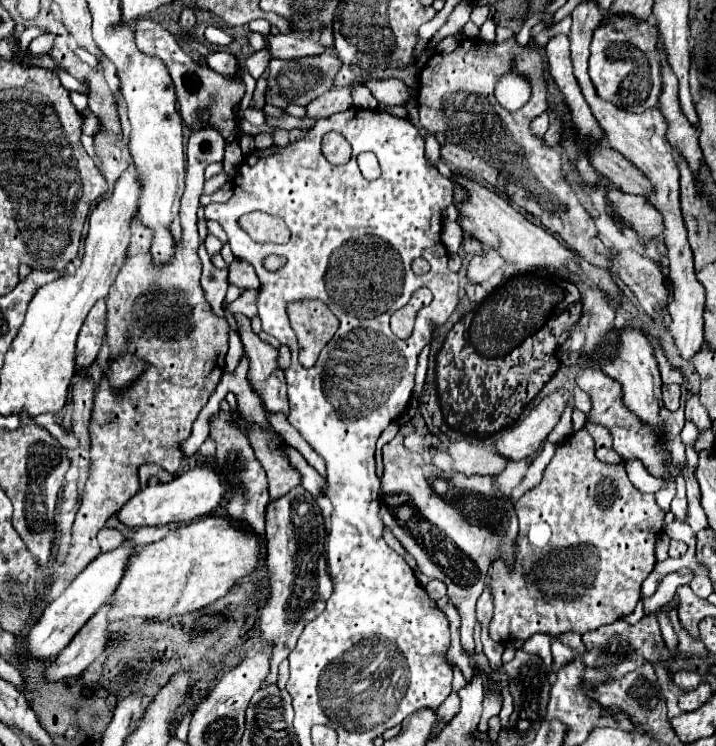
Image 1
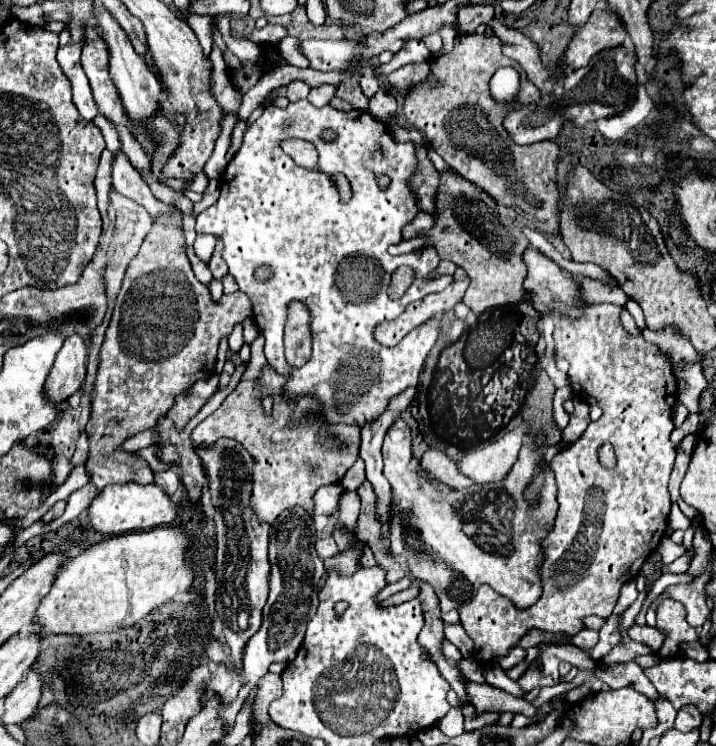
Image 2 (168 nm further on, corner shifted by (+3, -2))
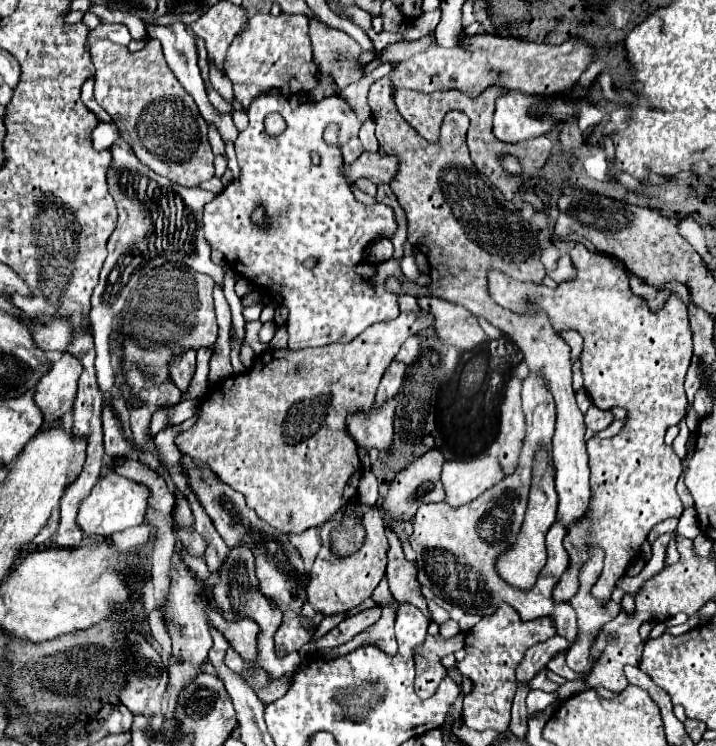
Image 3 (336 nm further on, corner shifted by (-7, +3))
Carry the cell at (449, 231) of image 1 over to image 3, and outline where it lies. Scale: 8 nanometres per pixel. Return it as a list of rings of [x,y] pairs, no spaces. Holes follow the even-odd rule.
[[[386,238],[376,239],[372,245],[368,245],[368,249],[364,251],[364,262],[371,265],[378,265],[390,259],[393,255],[394,247],[391,240]]]

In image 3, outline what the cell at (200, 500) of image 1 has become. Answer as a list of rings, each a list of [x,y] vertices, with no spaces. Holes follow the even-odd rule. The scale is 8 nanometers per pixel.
[[[110,473],[108,477],[100,479],[94,485],[90,497],[82,501],[82,507],[78,511],[78,525],[88,535],[106,535],[106,537],[112,533],[118,533],[118,531],[126,531],[136,525],[144,525],[150,495],[152,493],[146,485],[140,485],[136,481],[130,481],[126,477]]]

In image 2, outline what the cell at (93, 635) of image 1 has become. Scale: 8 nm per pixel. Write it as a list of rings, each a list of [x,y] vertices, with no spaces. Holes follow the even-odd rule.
[[[30,670],[24,674],[24,680],[4,698],[4,720],[2,724],[20,724],[26,718],[32,716],[36,710],[36,704],[40,700],[40,694],[44,690],[44,682],[38,672]]]

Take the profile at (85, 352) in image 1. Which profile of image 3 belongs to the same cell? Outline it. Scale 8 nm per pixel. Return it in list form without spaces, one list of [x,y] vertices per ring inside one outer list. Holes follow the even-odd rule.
[[[62,353],[62,357],[52,363],[52,369],[36,385],[34,401],[44,413],[46,423],[54,423],[64,417],[74,407],[78,379],[82,375],[82,363],[72,353]]]

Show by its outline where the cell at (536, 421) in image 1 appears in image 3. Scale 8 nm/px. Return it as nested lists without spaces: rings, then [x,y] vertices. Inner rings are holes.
[[[478,455],[464,461],[448,461],[442,469],[442,483],[446,489],[446,503],[460,507],[476,499],[486,489],[494,487],[506,477],[496,455]],[[460,475],[460,477],[454,477]],[[452,477],[452,479],[446,479]]]

